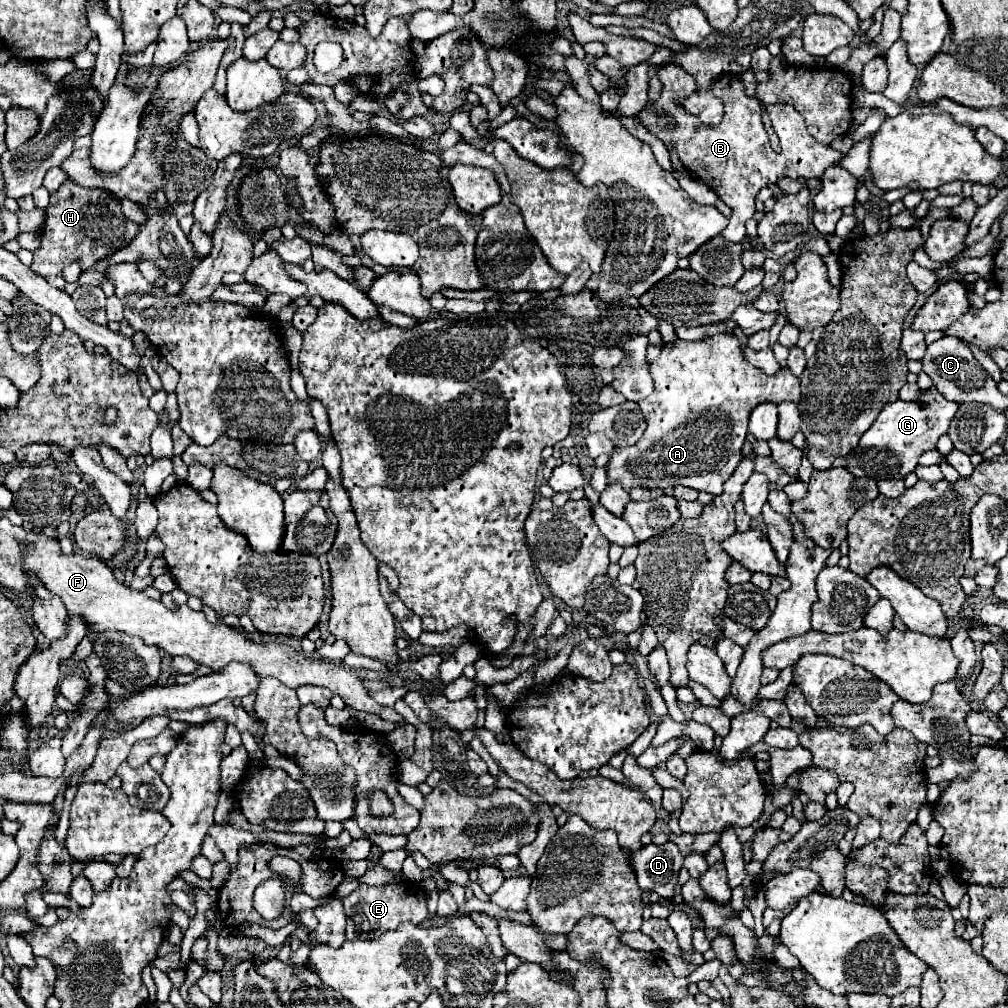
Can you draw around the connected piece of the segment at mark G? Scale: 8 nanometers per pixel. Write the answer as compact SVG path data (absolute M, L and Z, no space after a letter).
M931 385L927 391L921 391L917 401L897 399L893 403L883 405L877 421L861 437L857 449L853 449L847 455L847 469L851 469L855 477L869 477L875 481L883 477L905 479L919 465L921 453L929 449L937 449L937 441L941 435L949 431L949 425L953 415L957 413L957 407L959 405L947 401L935 389L935 385Z

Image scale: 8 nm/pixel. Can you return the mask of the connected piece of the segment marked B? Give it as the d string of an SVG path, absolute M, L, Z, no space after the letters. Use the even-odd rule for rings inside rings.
M665 65L659 67L659 79L663 83L661 99L659 103L643 109L639 113L639 119L653 135L657 135L667 145L667 149L675 147L681 163L691 173L695 173L707 187L711 187L721 201L725 201L733 209L727 227L721 232L721 235L727 237L727 241L731 243L739 243L746 236L745 225L755 213L755 197L759 189L777 183L783 177L821 179L827 167L839 165L839 161L845 157L843 153L817 143L807 133L803 117L791 105L771 105L771 123L783 149L781 153L775 153L763 129L763 121L761 121L763 107L755 97L745 95L743 83L733 73L719 77L711 89L723 101L725 107L723 121L715 127L701 125L697 117L685 113L681 107L675 105L675 99L695 93L695 79L689 73L683 73L683 69L675 65ZM657 113L671 113L671 119L675 119L677 125L667 127Z

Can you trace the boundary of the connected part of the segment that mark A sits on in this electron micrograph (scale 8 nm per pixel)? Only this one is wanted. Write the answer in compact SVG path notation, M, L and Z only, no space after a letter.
M719 333L695 343L665 343L661 355L651 363L651 373L655 379L655 391L647 399L639 401L639 407L647 419L647 431L635 445L615 449L611 461L607 463L609 481L619 481L627 491L633 487L673 489L683 485L713 495L723 493L723 483L733 475L743 459L741 447L745 443L747 417L751 415L751 409L765 401L799 401L799 379L789 371L789 367L781 367L775 375L765 375L761 369L755 369L743 359L737 337L729 333Z

